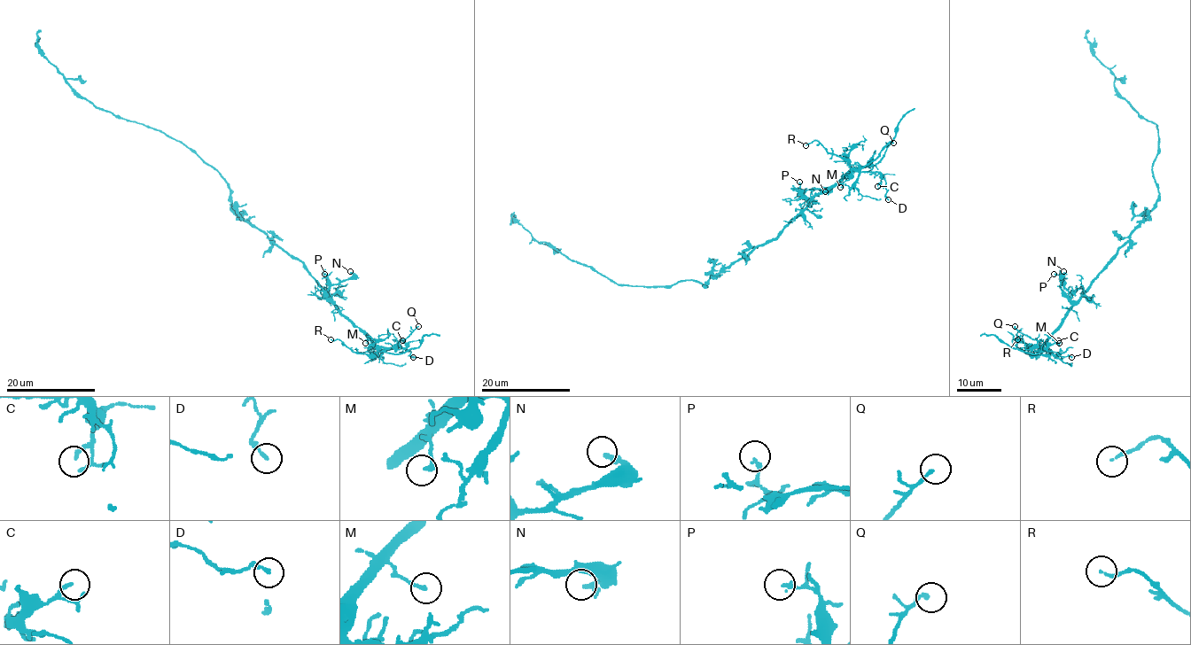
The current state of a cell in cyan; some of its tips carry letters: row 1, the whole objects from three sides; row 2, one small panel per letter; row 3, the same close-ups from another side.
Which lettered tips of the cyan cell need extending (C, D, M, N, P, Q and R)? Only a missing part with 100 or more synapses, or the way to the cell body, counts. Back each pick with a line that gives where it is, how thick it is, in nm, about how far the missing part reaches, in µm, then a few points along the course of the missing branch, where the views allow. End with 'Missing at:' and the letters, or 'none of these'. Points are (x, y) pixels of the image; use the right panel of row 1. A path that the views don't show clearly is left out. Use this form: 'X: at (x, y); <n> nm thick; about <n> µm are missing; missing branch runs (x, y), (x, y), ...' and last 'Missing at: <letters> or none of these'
Missing at: none of these

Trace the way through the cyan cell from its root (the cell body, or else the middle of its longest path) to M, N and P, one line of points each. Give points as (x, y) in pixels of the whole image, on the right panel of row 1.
M: (1147, 215), (1068, 312), (1062, 323), (1052, 336), (1059, 343)
N: (1147, 215), (1077, 300), (1070, 299), (1068, 291), (1062, 283), (1061, 276), (1063, 271)
P: (1147, 215), (1077, 300), (1070, 299), (1063, 278), (1054, 274)

